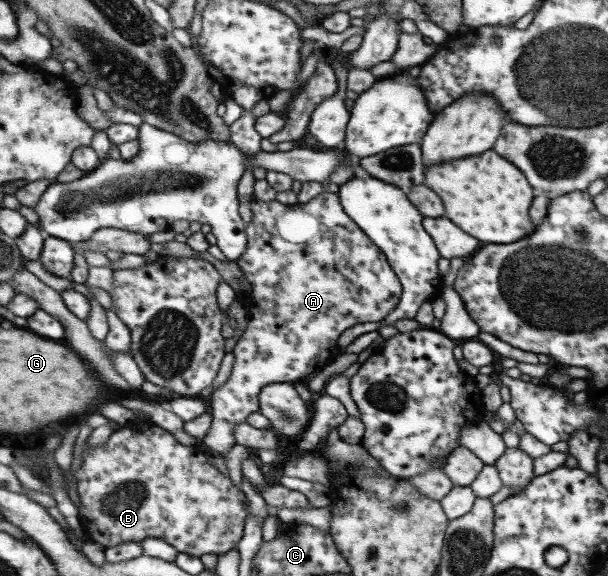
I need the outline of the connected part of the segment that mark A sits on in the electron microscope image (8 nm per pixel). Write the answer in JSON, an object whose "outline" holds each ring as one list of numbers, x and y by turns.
{"outline":[[322,191,318,193,314,198,311,198,305,203,294,203,292,205,284,205,276,201,276,199,270,201,260,201,253,199,249,202,251,219,248,224,245,225,246,234,246,246,244,252,235,260,239,269,244,274,246,282,250,284,250,295,254,300,254,306,248,306,247,316,248,321,244,332,241,333,238,340,233,346,234,362,230,371,228,379,218,387,215,391,211,392,210,399,208,400,208,411,212,415,210,426,204,434,201,442,213,449,218,453,226,452,229,448,232,448,235,444,235,438,233,435,233,426,235,424,242,424,245,422,248,414,256,412,258,410,258,404,256,397,260,392,260,389,270,383,292,383,308,374,321,372,325,363,330,362,341,352,336,344,338,336,354,326,354,324,364,324,364,322,378,322,381,321,399,301,401,295,401,284,398,277,392,272,384,253,368,239,368,236,358,229,358,226,352,222,352,219,343,211,340,206,339,198,337,194,332,192]]}

